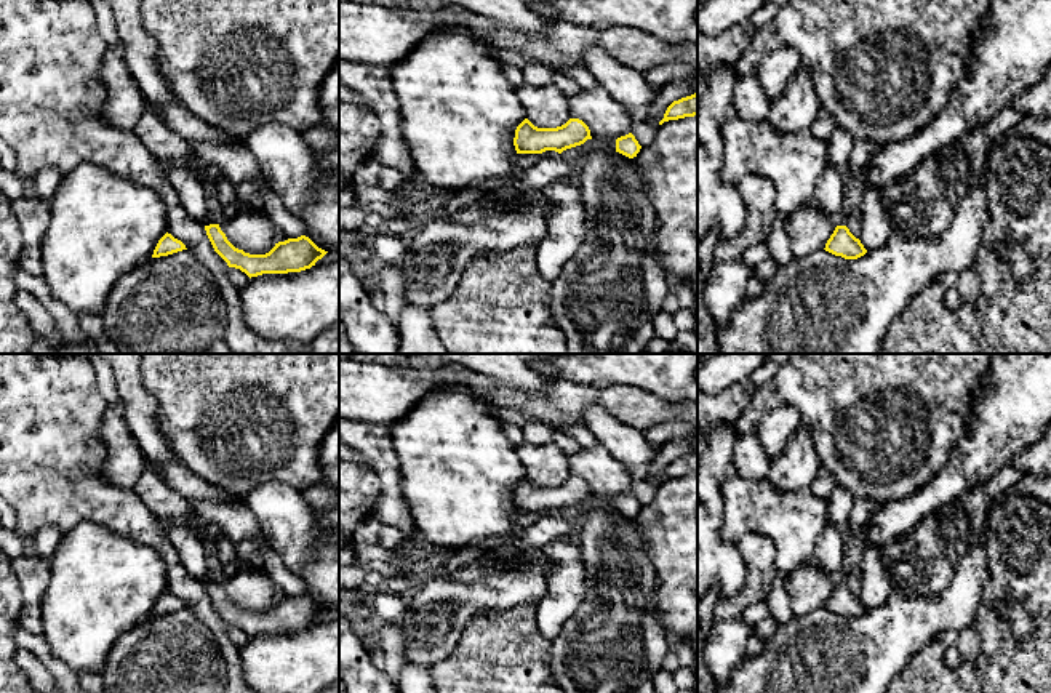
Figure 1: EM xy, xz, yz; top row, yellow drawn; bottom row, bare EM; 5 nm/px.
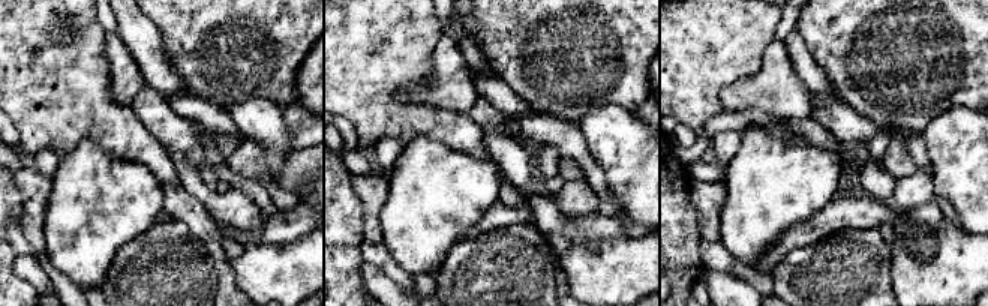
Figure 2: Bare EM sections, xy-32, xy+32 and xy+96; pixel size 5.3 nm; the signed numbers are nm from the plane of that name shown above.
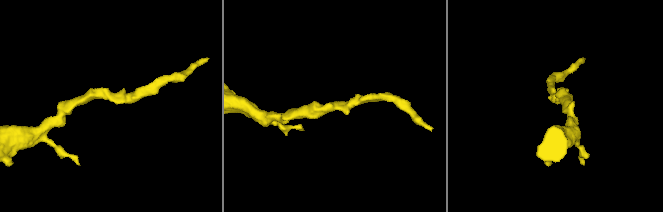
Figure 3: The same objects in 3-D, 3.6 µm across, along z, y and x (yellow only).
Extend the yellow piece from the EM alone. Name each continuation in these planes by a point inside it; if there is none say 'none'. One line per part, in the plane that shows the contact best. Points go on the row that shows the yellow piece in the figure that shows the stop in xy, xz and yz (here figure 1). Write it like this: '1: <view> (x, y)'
none

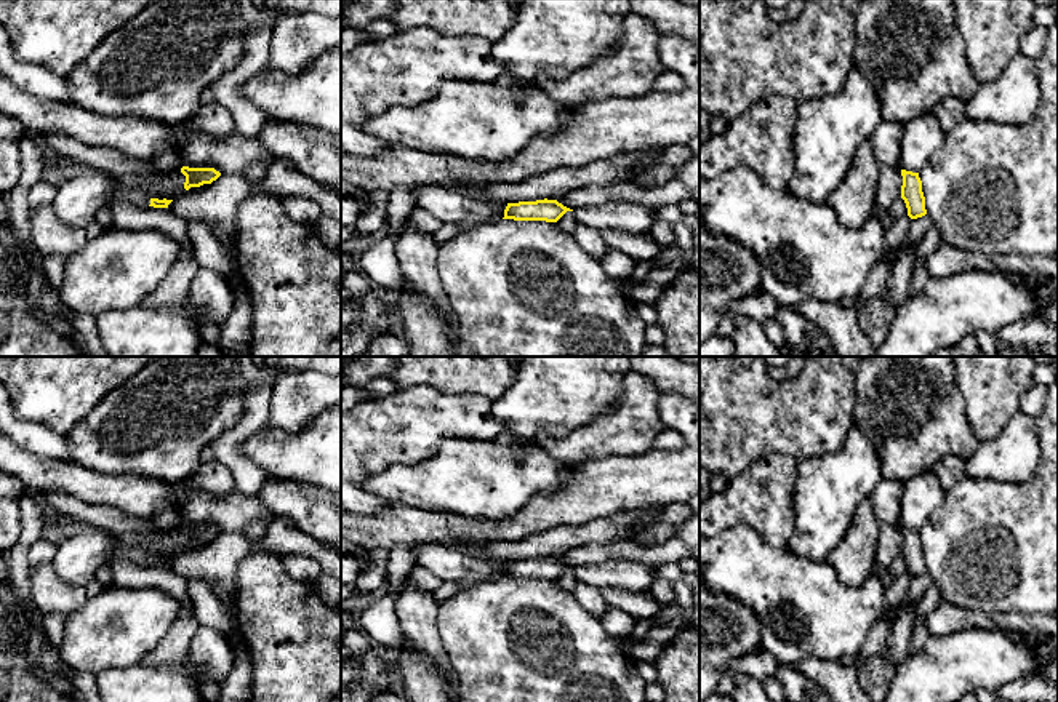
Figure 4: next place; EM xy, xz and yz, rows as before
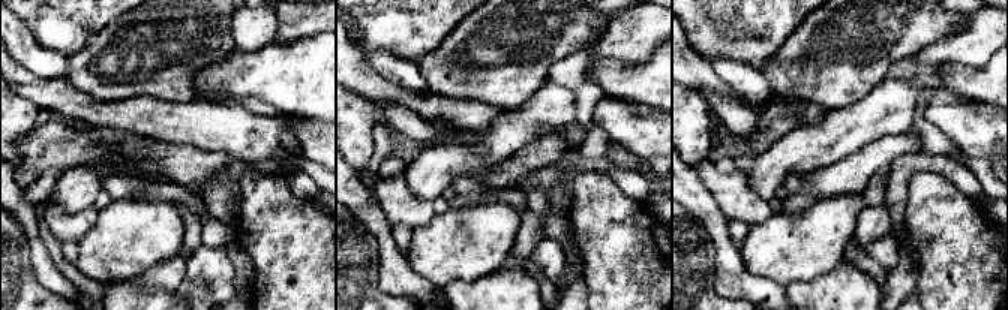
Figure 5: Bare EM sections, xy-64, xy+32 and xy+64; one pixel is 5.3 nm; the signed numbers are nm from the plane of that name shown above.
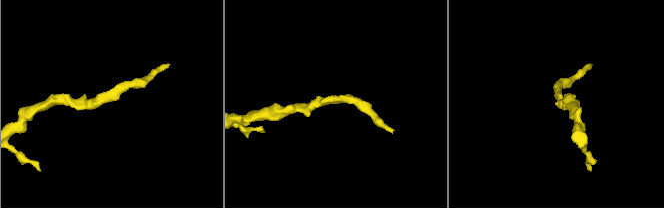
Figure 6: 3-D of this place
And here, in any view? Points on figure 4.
none

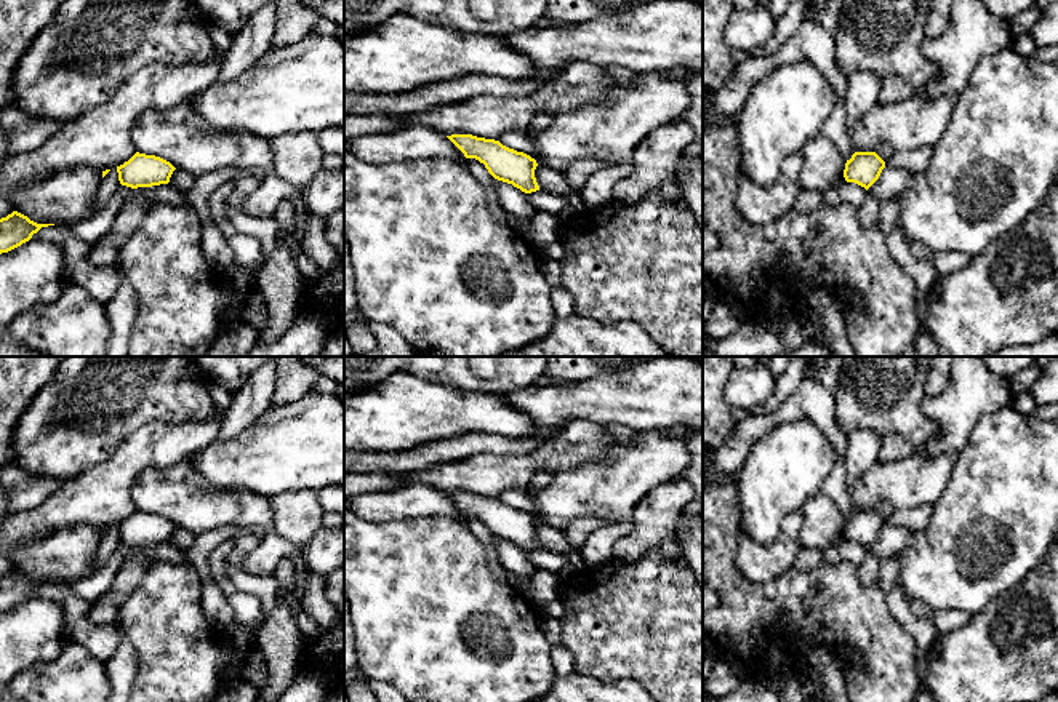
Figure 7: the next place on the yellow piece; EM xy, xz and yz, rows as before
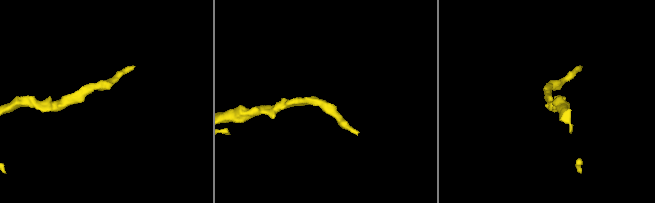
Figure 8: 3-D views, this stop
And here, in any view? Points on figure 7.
none

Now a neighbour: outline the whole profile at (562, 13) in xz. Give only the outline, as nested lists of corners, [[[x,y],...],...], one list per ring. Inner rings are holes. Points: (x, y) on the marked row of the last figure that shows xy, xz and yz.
[[[549,0],[546,14],[551,27],[576,26],[607,13],[631,10],[635,3],[600,5],[594,0]]]

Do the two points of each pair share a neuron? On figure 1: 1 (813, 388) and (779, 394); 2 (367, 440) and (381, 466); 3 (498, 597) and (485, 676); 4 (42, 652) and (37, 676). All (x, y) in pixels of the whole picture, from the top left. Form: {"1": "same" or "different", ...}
{"1": "same", "2": "same", "3": "different", "4": "different"}

